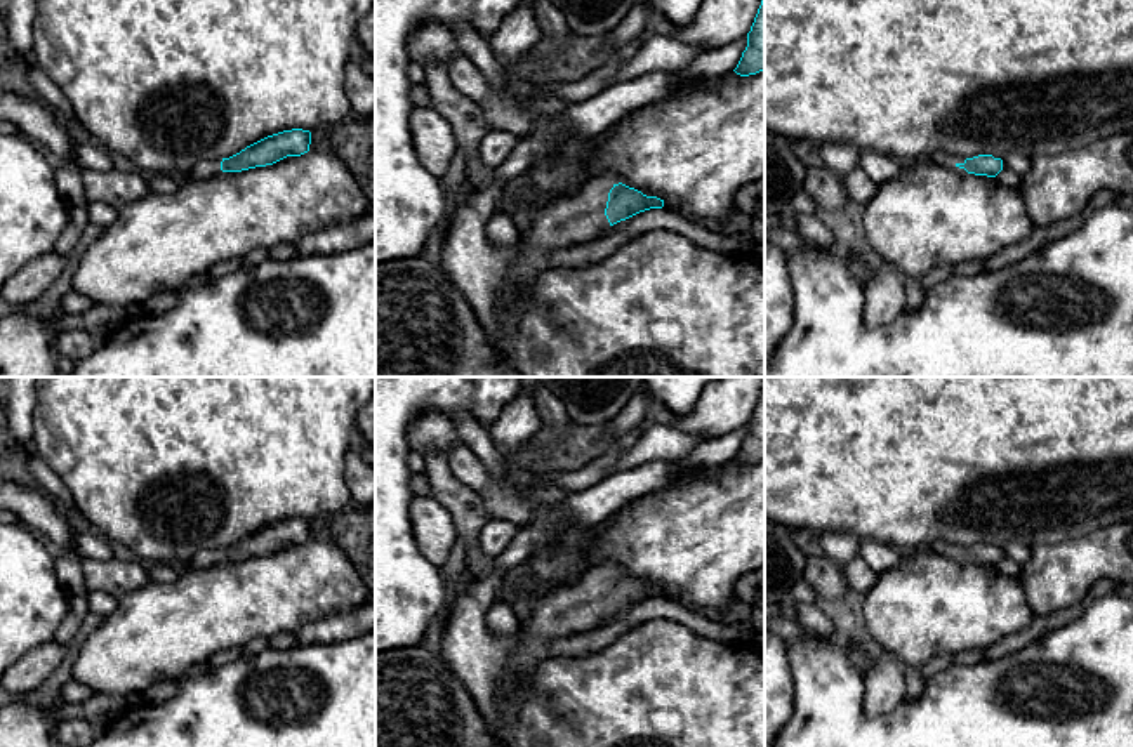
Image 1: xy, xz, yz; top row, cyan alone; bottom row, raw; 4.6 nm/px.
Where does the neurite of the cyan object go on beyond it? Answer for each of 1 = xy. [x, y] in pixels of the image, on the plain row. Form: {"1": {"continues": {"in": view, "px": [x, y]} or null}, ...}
{"1": {"continues": {"in": "xy", "px": [207, 556]}}}

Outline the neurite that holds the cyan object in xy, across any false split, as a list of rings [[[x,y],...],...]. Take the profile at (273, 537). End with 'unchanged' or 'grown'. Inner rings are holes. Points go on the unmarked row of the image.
[[[302,518],[283,519],[268,525],[229,547],[203,547],[188,568],[205,568],[219,561],[242,561],[273,554],[287,545],[301,545],[309,540],[311,521]]]; grown

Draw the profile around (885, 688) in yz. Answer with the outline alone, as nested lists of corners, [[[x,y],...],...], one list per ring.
[[[888,651],[876,658],[874,669],[865,681],[864,707],[867,716],[886,714],[904,700],[905,667]]]

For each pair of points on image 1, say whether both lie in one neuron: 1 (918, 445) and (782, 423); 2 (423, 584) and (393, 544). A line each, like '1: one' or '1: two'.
1: one
2: one

